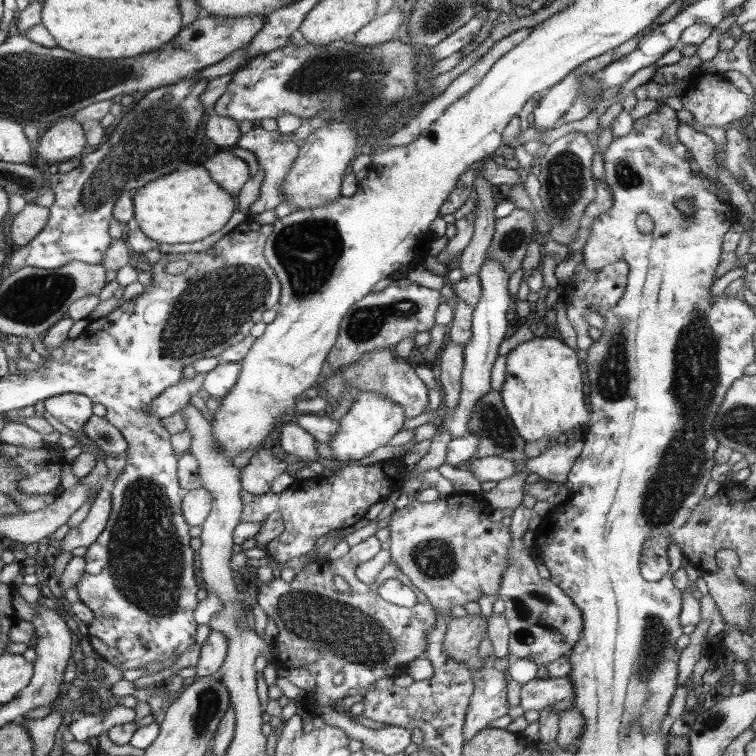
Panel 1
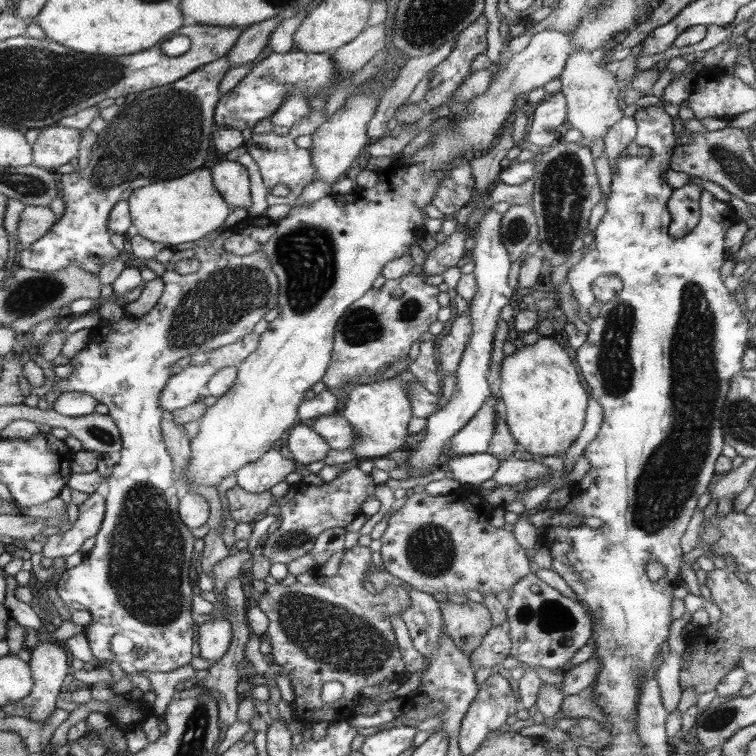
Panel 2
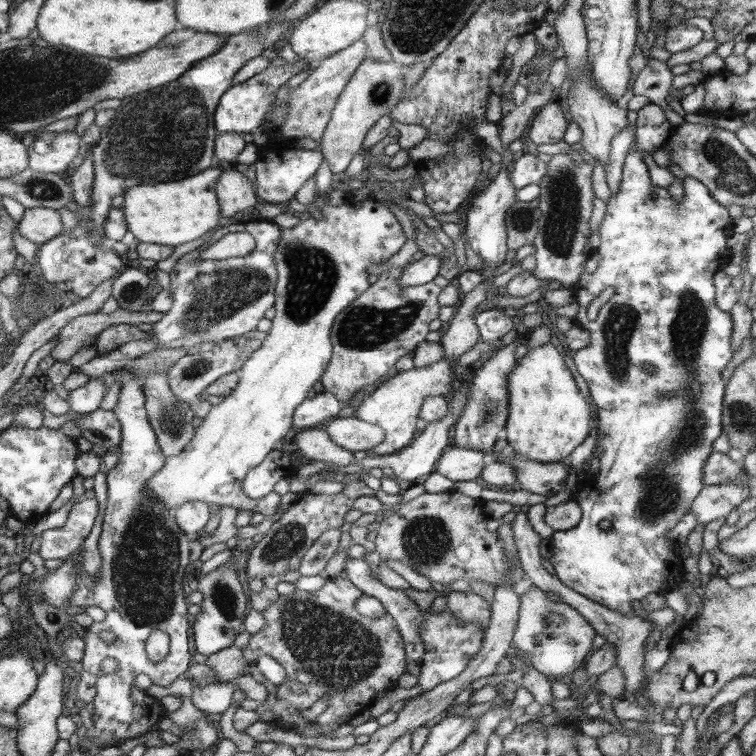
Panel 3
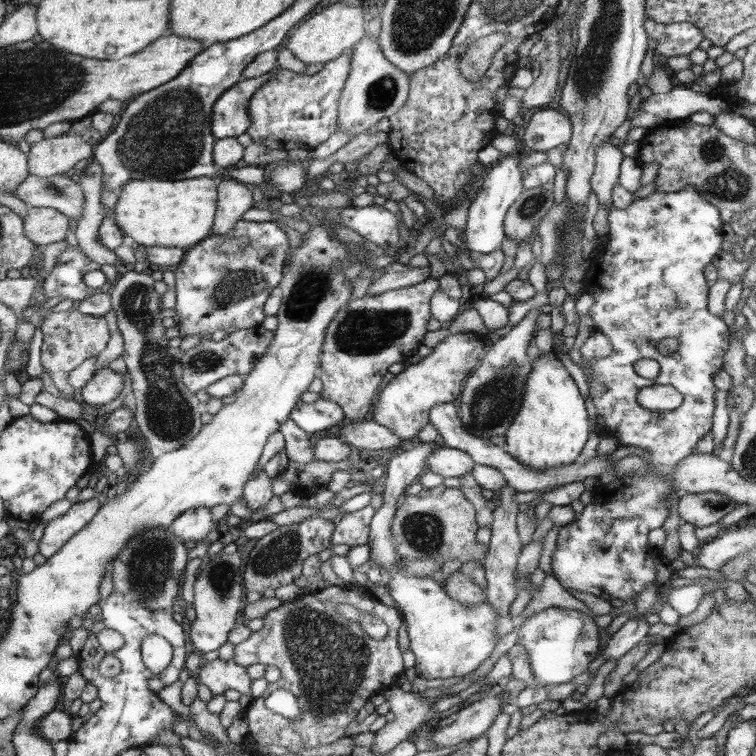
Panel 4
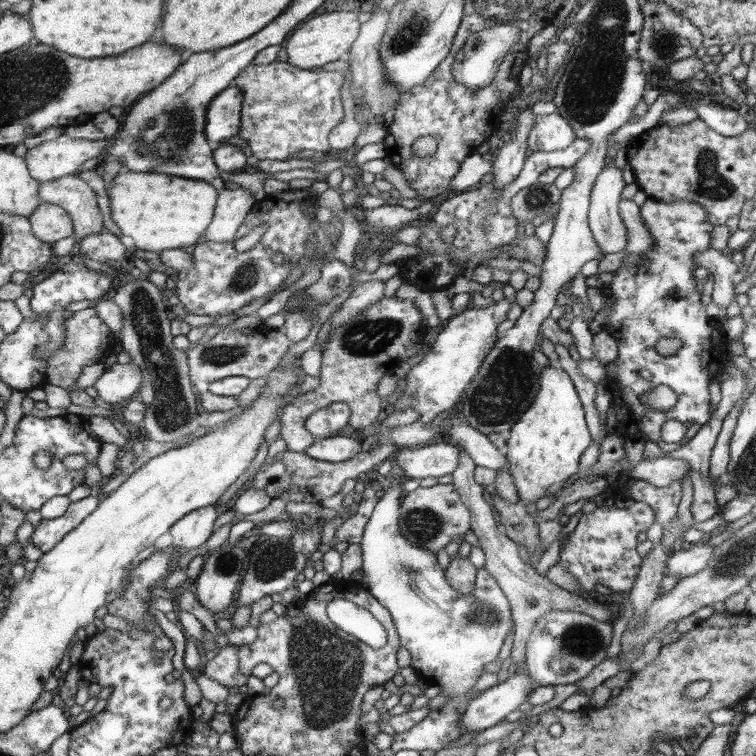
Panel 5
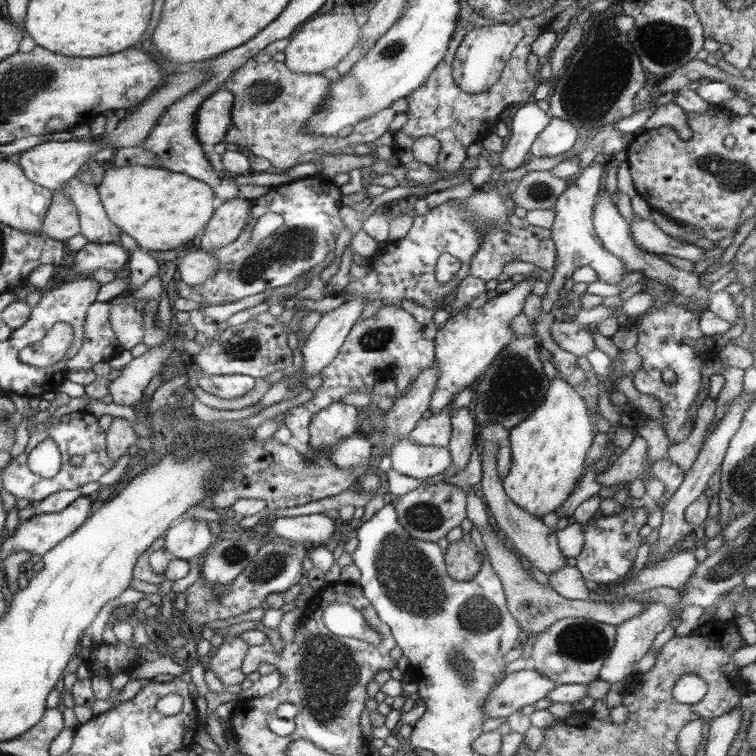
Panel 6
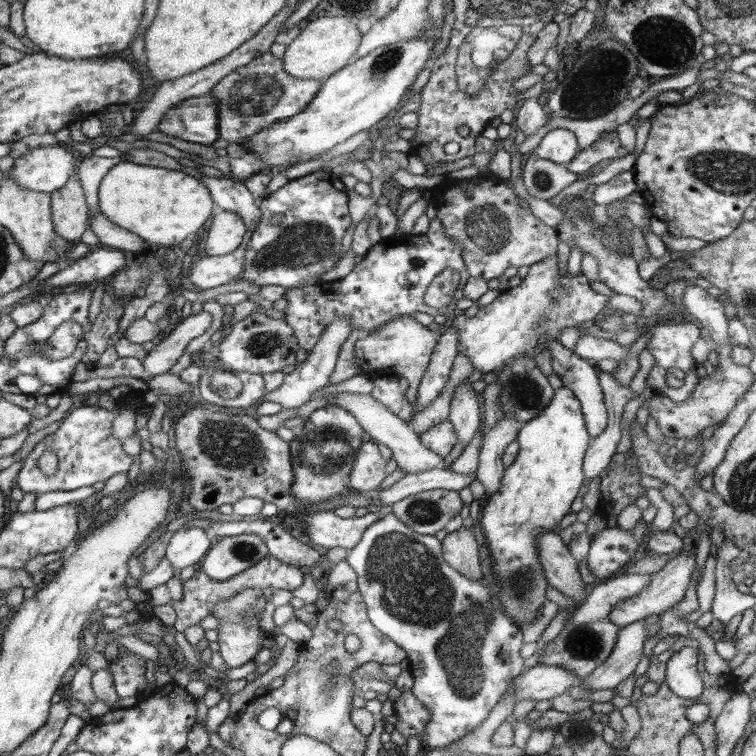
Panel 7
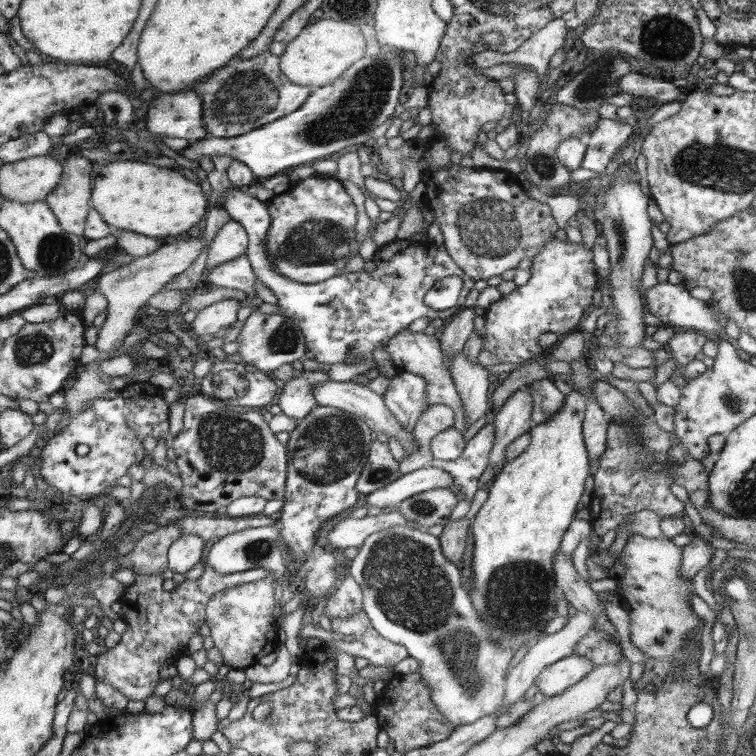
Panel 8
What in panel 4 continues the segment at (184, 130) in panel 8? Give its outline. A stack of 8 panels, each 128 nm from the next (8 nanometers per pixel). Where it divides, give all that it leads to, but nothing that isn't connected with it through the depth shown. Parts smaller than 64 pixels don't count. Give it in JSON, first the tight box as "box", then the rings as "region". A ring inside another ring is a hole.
{"box":[213,71,272,139],"region":[[[271,71],[257,78],[242,79],[217,100],[213,112],[213,135],[217,139],[238,137],[249,130],[254,92],[260,91],[272,78]]]}

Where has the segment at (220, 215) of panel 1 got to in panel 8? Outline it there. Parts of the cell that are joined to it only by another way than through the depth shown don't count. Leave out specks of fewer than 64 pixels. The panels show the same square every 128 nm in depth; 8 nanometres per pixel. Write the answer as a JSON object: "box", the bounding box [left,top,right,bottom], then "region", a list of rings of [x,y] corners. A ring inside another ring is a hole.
{"box":[92,162,208,238],"region":[[[110,162],[94,178],[92,206],[112,229],[122,228],[152,238],[181,238],[208,212],[204,190],[178,171],[146,162]]]}

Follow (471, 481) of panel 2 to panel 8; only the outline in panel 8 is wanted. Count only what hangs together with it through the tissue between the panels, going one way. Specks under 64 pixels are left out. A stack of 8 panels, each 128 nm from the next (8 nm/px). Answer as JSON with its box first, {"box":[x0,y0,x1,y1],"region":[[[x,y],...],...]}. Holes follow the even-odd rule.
{"box":[314,380,420,455],"region":[[[328,380],[328,382],[320,382],[314,386],[314,398],[320,407],[340,408],[342,411],[350,412],[350,415],[356,416],[365,422],[374,433],[386,434],[389,438],[395,438],[405,451],[405,455],[418,454],[420,447],[415,441],[415,437],[390,413],[385,405],[383,395],[377,394],[370,388],[360,385],[355,380],[338,382]]]}

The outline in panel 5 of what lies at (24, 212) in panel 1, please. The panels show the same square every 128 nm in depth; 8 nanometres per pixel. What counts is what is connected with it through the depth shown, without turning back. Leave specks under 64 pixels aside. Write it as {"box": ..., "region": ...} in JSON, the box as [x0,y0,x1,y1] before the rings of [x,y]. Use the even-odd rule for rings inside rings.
{"box":[29,203,76,244],"region":[[[40,203],[33,215],[29,217],[34,236],[50,244],[68,238],[72,234],[72,228],[76,226],[65,211],[65,208],[60,208],[58,204]]]}

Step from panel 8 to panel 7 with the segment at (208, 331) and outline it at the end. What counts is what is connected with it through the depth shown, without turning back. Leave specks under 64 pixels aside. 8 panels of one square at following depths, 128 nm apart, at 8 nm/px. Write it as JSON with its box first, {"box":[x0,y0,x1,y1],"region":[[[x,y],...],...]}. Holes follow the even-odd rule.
{"box":[141,310,213,376],"region":[[[203,310],[198,314],[181,318],[168,336],[155,345],[144,360],[141,360],[144,370],[150,376],[169,372],[178,358],[184,354],[189,342],[197,336],[202,336],[212,320],[213,316]]]}

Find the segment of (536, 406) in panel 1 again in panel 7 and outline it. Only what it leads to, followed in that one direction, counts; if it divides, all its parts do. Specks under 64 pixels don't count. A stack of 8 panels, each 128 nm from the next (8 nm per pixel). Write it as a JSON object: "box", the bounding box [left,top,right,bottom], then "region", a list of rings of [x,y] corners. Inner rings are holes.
{"box":[477,387,592,627],"region":[[[566,387],[554,391],[554,397],[544,410],[529,422],[521,425],[516,438],[519,450],[514,463],[505,468],[503,480],[498,492],[492,497],[483,500],[477,529],[481,533],[484,549],[491,560],[491,573],[498,580],[498,603],[502,603],[502,613],[512,616],[512,619],[522,623],[522,627],[528,627],[536,622],[534,616],[540,617],[542,602],[546,600],[546,579],[544,569],[537,558],[536,533],[540,529],[544,531],[556,530],[552,528],[558,524],[570,510],[570,504],[576,500],[576,494],[580,492],[582,480],[585,480],[585,472],[582,472],[582,460],[585,460],[584,452],[589,449],[592,439],[588,426],[584,426],[581,401]]]}

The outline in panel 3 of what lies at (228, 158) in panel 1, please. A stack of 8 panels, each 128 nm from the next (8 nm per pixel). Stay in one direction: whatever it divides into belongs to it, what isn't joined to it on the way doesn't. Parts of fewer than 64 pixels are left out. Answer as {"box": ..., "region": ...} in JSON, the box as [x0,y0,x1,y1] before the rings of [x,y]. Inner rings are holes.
{"box":[216,166,283,221],"region":[[[234,166],[229,170],[222,171],[218,179],[216,191],[223,216],[230,221],[231,217],[240,218],[243,214],[274,219],[283,214],[280,206],[272,203],[263,203],[262,197],[258,196],[254,180],[246,176],[246,172],[240,172]]]}

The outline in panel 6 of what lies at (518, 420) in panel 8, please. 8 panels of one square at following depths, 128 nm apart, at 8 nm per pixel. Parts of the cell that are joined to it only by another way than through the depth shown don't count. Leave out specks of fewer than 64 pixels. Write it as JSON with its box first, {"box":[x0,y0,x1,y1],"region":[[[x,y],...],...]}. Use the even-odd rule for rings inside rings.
{"box":[480,441,572,574],"region":[[[482,441],[483,450],[482,454],[480,454],[484,474],[480,482],[482,483],[480,488],[484,493],[482,499],[490,509],[496,528],[510,543],[510,547],[516,550],[523,559],[531,563],[536,569],[546,574],[552,573],[552,571],[562,566],[568,566],[572,561],[564,557],[564,554],[559,550],[557,532],[553,523],[524,511],[505,494],[502,481],[498,477],[495,455],[501,449],[501,446],[506,443],[500,442],[500,444],[497,444],[496,442]]]}

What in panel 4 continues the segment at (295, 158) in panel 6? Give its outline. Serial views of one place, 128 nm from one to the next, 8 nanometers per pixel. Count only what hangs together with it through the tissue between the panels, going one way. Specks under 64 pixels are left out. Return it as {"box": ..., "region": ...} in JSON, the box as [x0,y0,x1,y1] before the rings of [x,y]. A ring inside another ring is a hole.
{"box":[246,54,352,151],"region":[[[348,54],[324,63],[312,75],[304,75],[276,66],[272,70],[273,78],[260,91],[254,92],[250,103],[252,125],[246,134],[251,136],[253,143],[268,145],[272,149],[288,151],[292,148],[310,150],[318,147],[322,142],[326,142],[338,128],[341,94],[351,71],[352,64]]]}

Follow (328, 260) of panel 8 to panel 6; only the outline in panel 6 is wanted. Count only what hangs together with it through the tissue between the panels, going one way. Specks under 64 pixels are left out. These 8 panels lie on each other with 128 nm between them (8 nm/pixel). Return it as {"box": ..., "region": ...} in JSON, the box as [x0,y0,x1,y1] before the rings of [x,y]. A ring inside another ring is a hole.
{"box":[190,174,345,311],"region":[[[316,174],[270,188],[266,194],[254,200],[252,220],[274,212],[284,218],[283,224],[258,246],[250,244],[250,226],[246,226],[246,232],[242,232],[242,236],[238,235],[234,244],[230,243],[210,252],[220,260],[218,271],[214,273],[214,277],[210,275],[200,285],[190,286],[192,292],[204,298],[199,310],[202,311],[206,306],[236,302],[270,288],[288,286],[294,278],[324,262],[326,254],[336,246],[338,234],[345,228],[338,217],[340,198],[342,196],[334,182],[326,182]],[[300,260],[310,264],[296,264]]]}

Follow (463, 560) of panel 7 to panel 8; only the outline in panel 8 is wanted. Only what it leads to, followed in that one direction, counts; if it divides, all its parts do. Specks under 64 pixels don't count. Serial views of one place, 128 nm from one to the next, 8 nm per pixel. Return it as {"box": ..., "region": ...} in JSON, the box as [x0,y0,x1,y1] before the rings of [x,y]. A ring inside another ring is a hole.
{"box":[440,517,470,564],"region":[[[463,517],[446,522],[440,539],[444,556],[453,561],[454,564],[462,562],[462,558],[470,546],[470,522],[468,522],[468,518]]]}

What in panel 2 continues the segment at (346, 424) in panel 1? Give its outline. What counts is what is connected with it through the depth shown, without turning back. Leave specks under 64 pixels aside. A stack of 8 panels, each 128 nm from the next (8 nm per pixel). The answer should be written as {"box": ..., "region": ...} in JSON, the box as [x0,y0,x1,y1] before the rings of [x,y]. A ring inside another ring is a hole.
{"box":[343,371,418,460],"region":[[[403,371],[393,378],[374,381],[372,383],[354,384],[348,389],[348,401],[344,406],[343,418],[355,431],[355,442],[351,445],[352,453],[360,460],[376,460],[387,457],[396,449],[400,450],[407,441],[411,440],[408,434],[408,424],[413,417],[409,393],[406,387],[418,381],[410,371]]]}

